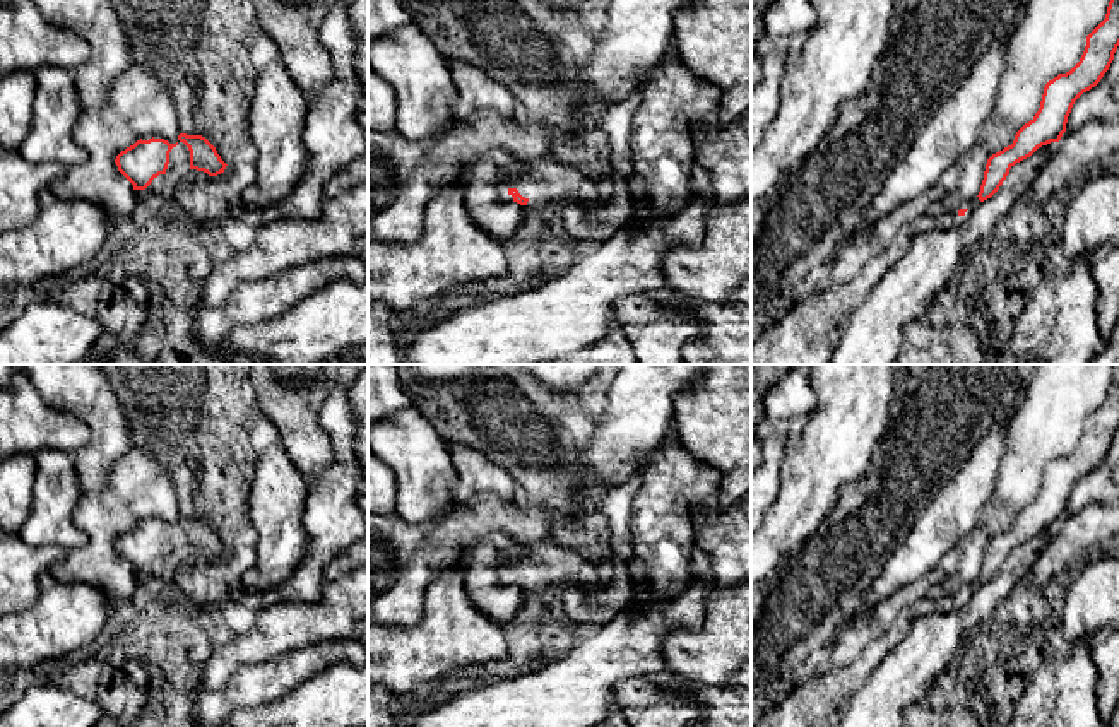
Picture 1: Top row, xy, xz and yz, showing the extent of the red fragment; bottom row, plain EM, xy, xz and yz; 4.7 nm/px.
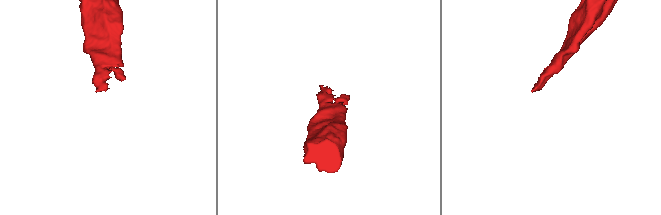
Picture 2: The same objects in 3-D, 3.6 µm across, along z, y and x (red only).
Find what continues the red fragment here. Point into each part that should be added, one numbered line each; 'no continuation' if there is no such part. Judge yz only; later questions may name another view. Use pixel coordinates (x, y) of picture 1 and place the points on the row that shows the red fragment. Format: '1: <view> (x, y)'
1: yz (808, 334)

